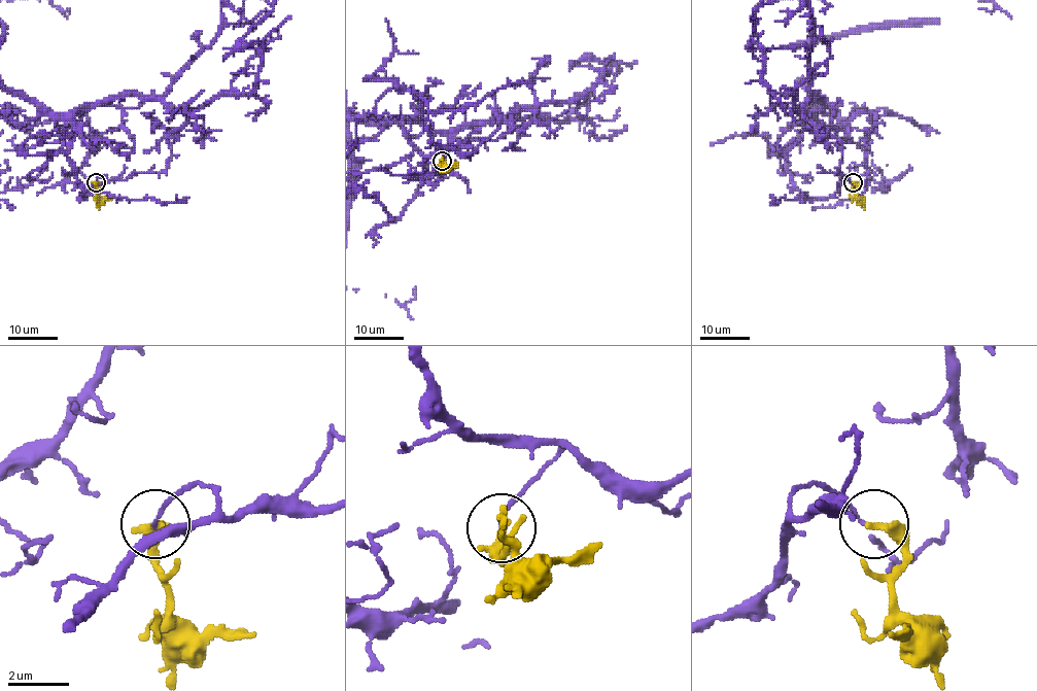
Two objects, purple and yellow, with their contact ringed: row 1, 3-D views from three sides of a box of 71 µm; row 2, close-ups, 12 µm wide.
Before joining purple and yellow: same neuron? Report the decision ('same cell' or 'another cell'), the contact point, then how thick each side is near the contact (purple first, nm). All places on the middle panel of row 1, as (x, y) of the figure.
another cell | (442, 161) | 100/440 nm

